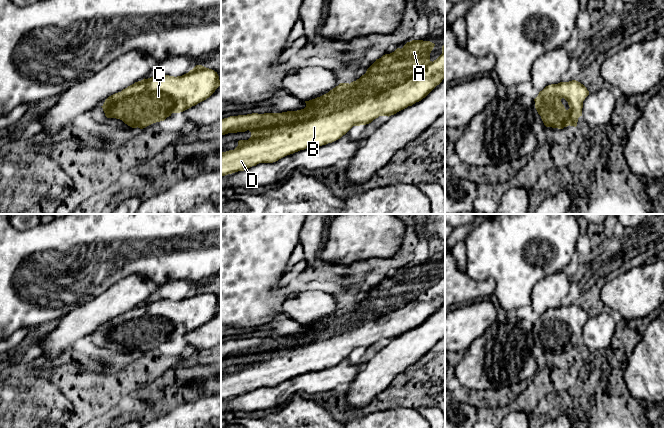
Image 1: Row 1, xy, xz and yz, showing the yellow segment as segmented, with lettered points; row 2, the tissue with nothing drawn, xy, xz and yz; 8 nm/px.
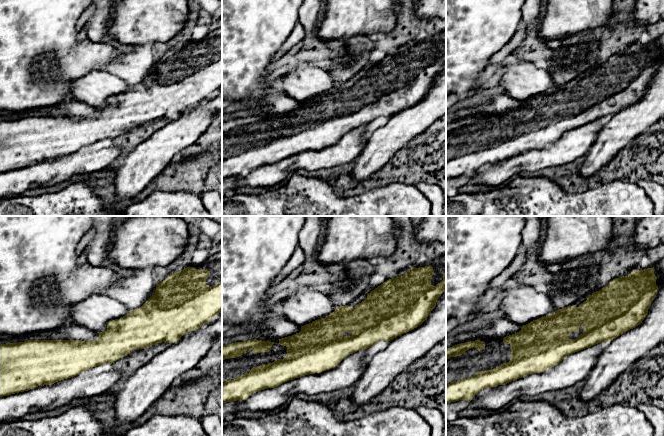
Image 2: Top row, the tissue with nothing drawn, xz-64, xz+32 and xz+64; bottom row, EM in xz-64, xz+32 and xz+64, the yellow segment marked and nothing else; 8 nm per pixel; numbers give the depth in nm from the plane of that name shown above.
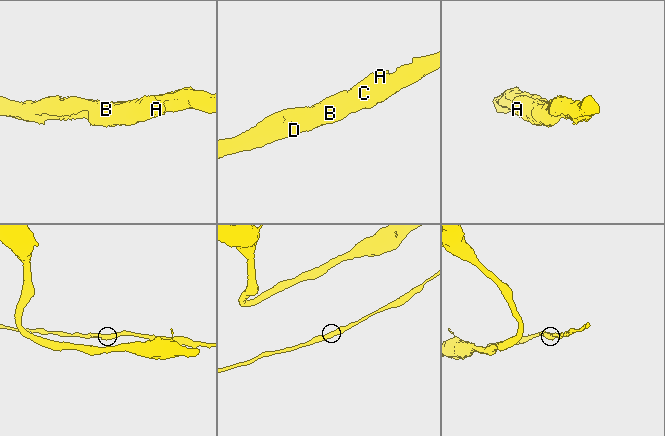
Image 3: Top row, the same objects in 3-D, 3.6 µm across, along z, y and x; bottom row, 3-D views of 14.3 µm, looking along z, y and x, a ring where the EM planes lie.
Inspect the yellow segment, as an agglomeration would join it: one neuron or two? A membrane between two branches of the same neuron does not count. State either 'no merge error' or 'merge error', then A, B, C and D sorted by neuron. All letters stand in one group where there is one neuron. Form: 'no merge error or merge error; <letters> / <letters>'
no merge error; A B C D

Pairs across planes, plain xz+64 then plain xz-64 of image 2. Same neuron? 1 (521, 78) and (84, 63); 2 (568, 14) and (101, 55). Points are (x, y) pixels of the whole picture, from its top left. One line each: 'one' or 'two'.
1: two
2: two

